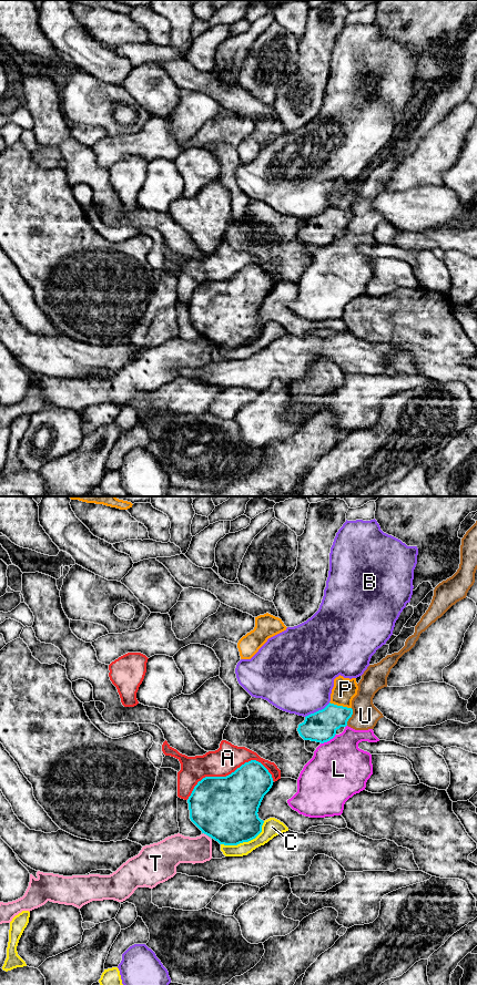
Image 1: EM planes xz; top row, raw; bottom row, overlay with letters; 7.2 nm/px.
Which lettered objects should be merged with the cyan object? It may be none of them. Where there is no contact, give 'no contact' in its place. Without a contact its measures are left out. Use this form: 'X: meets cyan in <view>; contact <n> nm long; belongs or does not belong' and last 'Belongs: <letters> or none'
A: meets cyan in xz; contact 650 nm long; does not belong
B: meets cyan in xz; contact 220 nm long; does not belong
C: meets cyan in xz; contact 360 nm long; does not belong
L: meets cyan in xz; contact 130 nm long; does not belong
P: meets cyan in xz; contact 170 nm long; does not belong
T: meets cyan in xz; contact 40 nm long; does not belong
U: meets cyan in xz; contact 130 nm long; does not belong
Belongs: none

